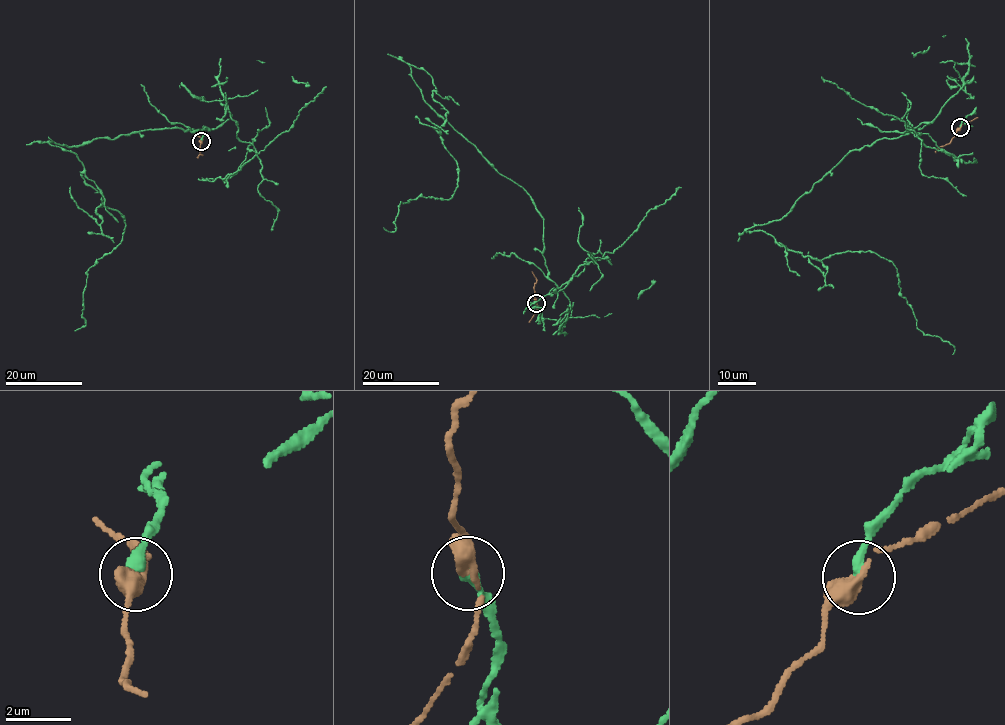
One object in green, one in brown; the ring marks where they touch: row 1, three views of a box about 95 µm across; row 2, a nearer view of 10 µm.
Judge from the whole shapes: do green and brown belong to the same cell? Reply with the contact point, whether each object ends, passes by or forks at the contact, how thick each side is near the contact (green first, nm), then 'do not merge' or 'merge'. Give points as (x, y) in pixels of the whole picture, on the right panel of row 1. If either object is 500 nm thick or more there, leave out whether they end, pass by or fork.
(960, 127) | green ends | brown forks | 360/340 nm | do not merge

